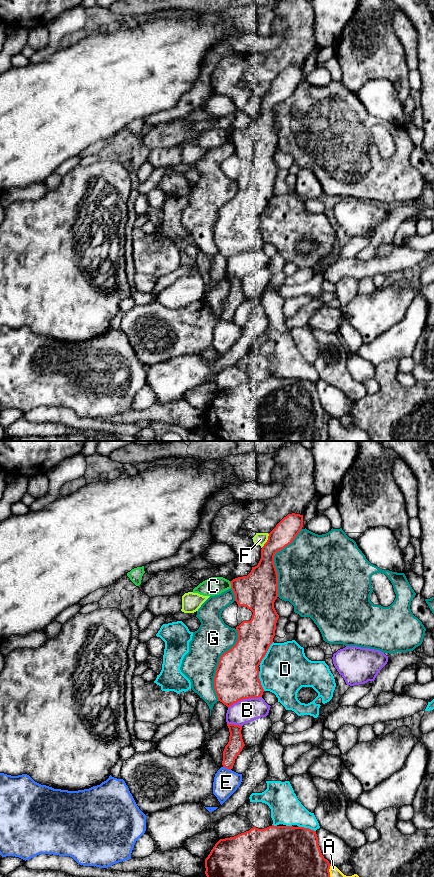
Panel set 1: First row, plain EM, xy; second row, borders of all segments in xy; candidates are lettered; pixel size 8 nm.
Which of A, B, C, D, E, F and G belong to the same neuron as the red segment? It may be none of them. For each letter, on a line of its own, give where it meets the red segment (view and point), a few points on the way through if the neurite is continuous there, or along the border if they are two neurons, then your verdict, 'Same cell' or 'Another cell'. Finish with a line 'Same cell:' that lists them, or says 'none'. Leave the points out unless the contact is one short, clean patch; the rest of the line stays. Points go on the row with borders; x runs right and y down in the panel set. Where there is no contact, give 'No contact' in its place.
A: Touches red at xy (328, 871). Another cell
B: Touches red at xy (244, 698). Another cell
C: Touches red at xy (231, 584). Boundary: xy (229, 581), (231, 587). Another cell
D: Touches red at xy (266, 652). Another cell
E: Touches red at xy (227, 768). Another cell
F: Touches red at xy (267, 540). Another cell
G: Touches red at xy (218, 664). Another cell
Same cell: none

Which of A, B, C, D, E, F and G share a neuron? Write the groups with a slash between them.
A / B / C / D / E / F / G

